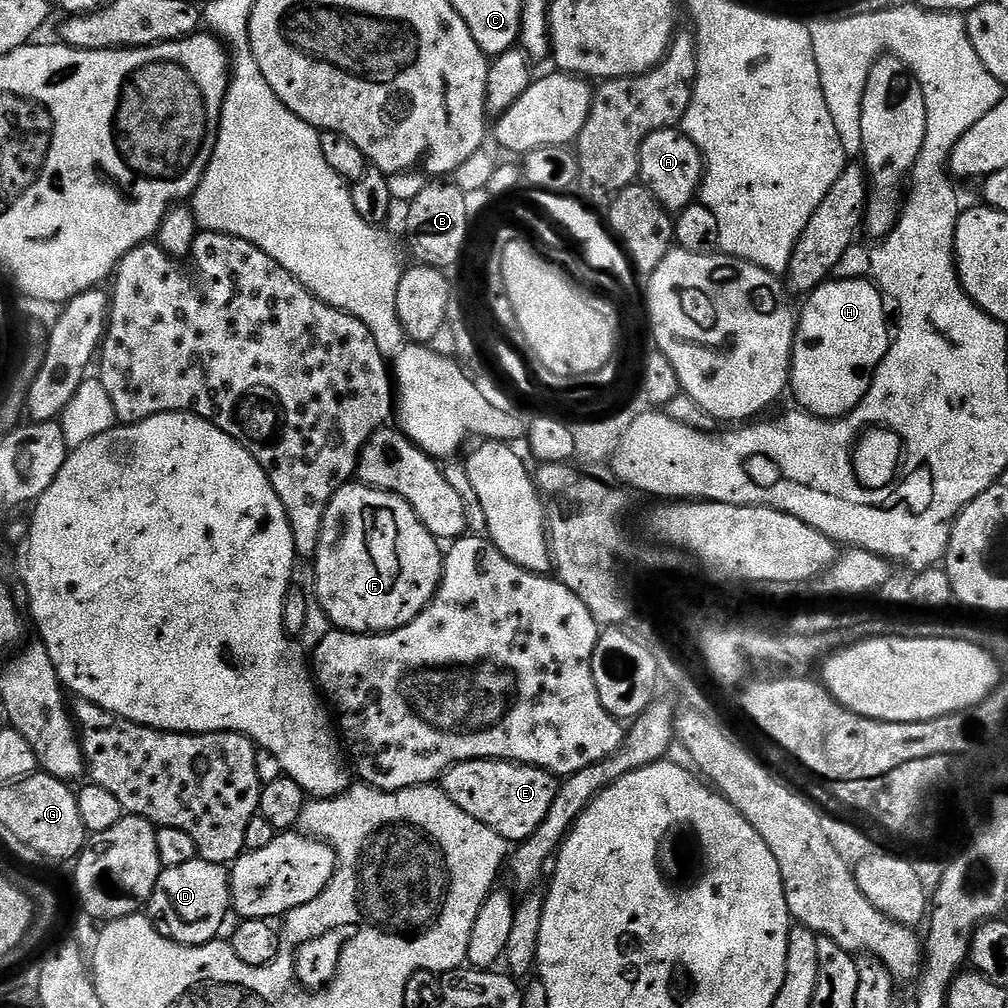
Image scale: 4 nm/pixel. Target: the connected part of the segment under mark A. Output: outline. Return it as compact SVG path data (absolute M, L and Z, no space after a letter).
M664 128L650 134L646 142L642 142L640 176L644 187L652 191L654 198L658 198L658 202L668 213L679 214L697 199L700 181L704 178L704 157L698 146L694 146L694 142L690 142L683 131Z

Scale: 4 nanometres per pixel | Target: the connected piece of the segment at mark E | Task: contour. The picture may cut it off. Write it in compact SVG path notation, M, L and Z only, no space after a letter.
M467 760L444 773L442 787L450 802L466 810L470 818L478 818L478 822L490 826L494 834L506 841L519 842L530 838L530 834L542 826L542 818L550 814L558 780L546 769L529 764L514 764L510 760Z

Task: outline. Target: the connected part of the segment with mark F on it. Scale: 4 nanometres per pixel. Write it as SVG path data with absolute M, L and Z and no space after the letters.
M349 482L333 494L322 518L318 550L314 557L314 591L318 594L318 602L333 629L361 634L393 632L418 618L418 614L434 598L440 588L444 557L441 541L432 536L430 530L426 530L418 514L414 514L405 500L398 498L393 492L383 492L380 488L369 488L367 484Z

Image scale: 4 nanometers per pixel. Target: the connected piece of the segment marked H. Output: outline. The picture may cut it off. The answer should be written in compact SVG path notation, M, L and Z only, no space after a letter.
M839 278L829 279L827 282L820 282L815 285L816 289L812 292L812 297L809 298L808 301L804 304L804 309L801 307L798 312L798 319L796 321L796 337L794 338L794 346L792 347L792 374L790 377L790 392L793 392L796 395L796 400L801 409L803 411L808 412L811 416L822 416L825 418L835 418L837 416L844 416L847 412L852 412L856 407L860 405L862 402L862 398L868 391L870 390L870 386L872 385L872 376L876 373L876 367L880 365L880 363L886 358L886 354L888 353L888 347L892 345L892 337L893 333L890 331L890 324L888 328L888 316L884 313L884 303L886 303L885 297L882 295L879 288L876 287L875 284L871 282L865 282L863 279L857 278L855 280L842 280Z

